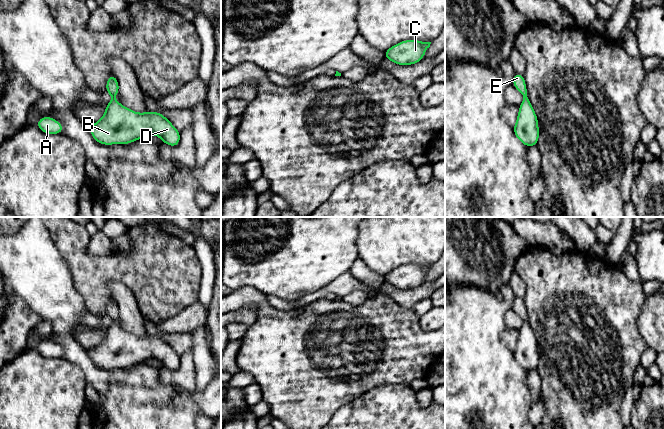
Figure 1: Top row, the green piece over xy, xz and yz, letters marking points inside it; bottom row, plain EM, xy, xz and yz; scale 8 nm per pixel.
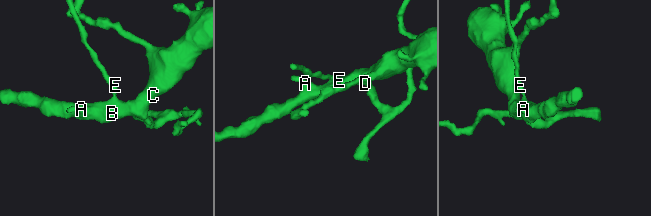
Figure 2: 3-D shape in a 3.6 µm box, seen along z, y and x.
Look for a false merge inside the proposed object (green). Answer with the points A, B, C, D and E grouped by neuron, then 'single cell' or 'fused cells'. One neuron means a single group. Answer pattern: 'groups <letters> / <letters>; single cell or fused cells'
groups A B C D E; single cell

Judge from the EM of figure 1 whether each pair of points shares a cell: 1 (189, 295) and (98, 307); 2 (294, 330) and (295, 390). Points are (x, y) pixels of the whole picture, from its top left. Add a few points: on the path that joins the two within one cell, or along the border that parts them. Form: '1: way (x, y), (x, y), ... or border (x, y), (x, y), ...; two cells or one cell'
1: way (162, 275), (111, 275), (106, 280); one cell
2: way (294, 345), (295, 375); one cell

